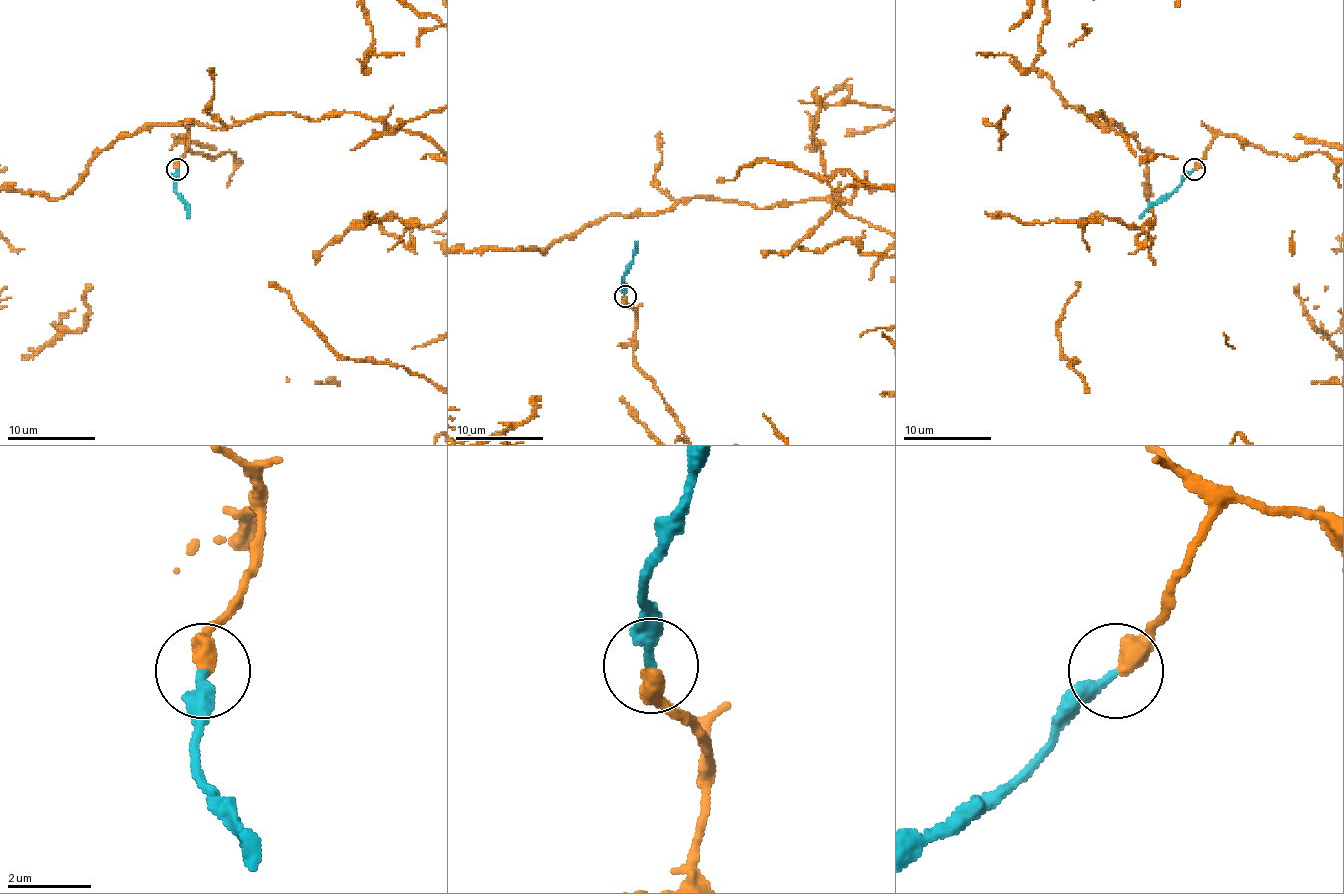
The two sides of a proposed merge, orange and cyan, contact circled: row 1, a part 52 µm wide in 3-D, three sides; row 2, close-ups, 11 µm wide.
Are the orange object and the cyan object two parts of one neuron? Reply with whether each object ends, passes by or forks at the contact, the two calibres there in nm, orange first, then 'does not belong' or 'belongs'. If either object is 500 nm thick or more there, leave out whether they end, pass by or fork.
orange ends; cyan ends; calibres 460 and 280 nm; belongs

